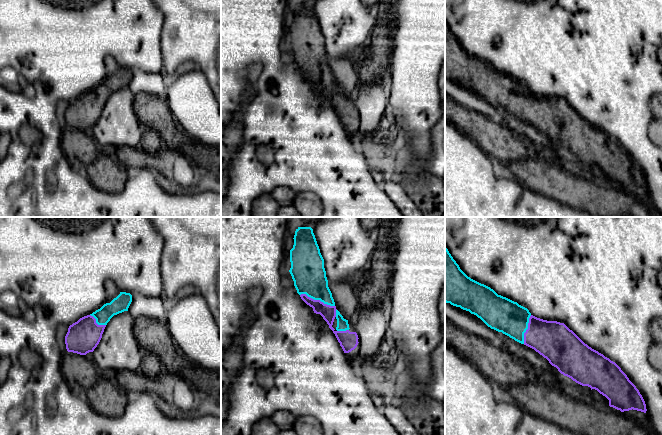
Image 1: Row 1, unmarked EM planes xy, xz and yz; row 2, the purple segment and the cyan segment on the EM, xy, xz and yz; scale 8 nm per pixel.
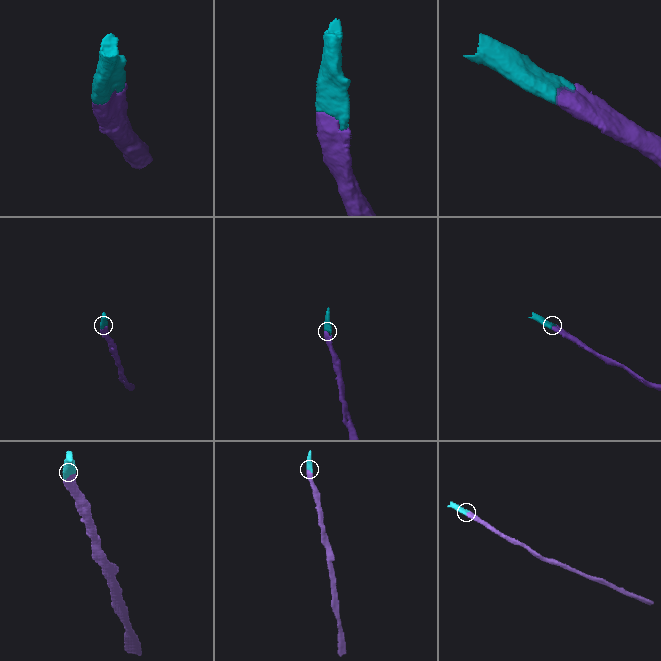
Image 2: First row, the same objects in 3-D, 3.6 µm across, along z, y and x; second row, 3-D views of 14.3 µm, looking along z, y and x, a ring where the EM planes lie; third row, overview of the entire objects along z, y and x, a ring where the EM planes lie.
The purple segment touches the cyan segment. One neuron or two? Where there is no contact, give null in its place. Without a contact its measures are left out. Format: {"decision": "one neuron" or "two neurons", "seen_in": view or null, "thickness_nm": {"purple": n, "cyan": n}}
{"decision": "one neuron", "seen_in": "xz", "thickness_nm": {"purple": 120, "cyan": 280}}

